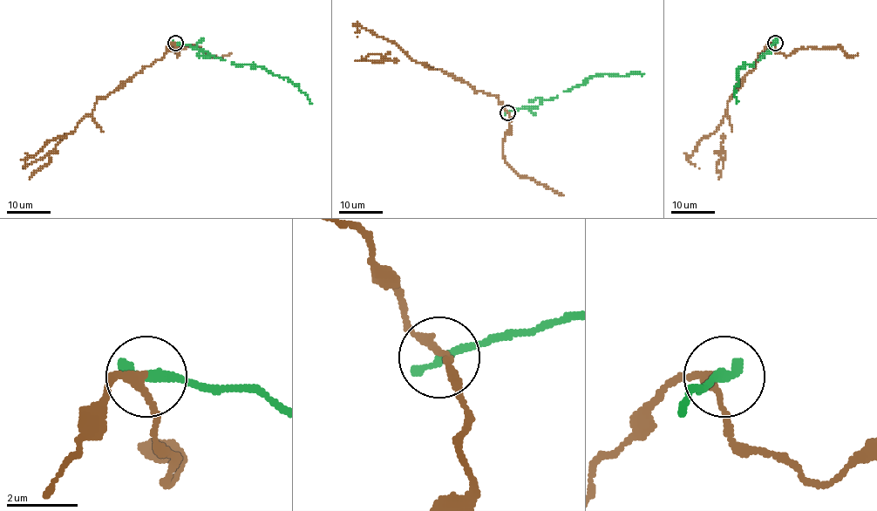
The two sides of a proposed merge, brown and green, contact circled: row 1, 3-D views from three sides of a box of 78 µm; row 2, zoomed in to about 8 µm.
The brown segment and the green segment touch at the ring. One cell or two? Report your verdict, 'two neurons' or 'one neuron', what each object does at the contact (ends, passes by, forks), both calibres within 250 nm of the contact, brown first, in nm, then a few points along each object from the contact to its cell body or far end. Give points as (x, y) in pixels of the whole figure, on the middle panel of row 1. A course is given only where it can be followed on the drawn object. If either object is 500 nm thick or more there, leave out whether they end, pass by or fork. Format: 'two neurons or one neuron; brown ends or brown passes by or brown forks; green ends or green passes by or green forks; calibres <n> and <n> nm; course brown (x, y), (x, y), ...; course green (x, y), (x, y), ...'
two neurons; brown passes by; green ends; calibres 220 and 340 nm; course brown (507, 112), (497, 97), (477, 91), (444, 71), (412, 60), (395, 43), (370, 30), (357, 26), (356, 37); course green (507, 112), (536, 108), (543, 100), (557, 97), (563, 91), (583, 84), (590, 78), (642, 73)

